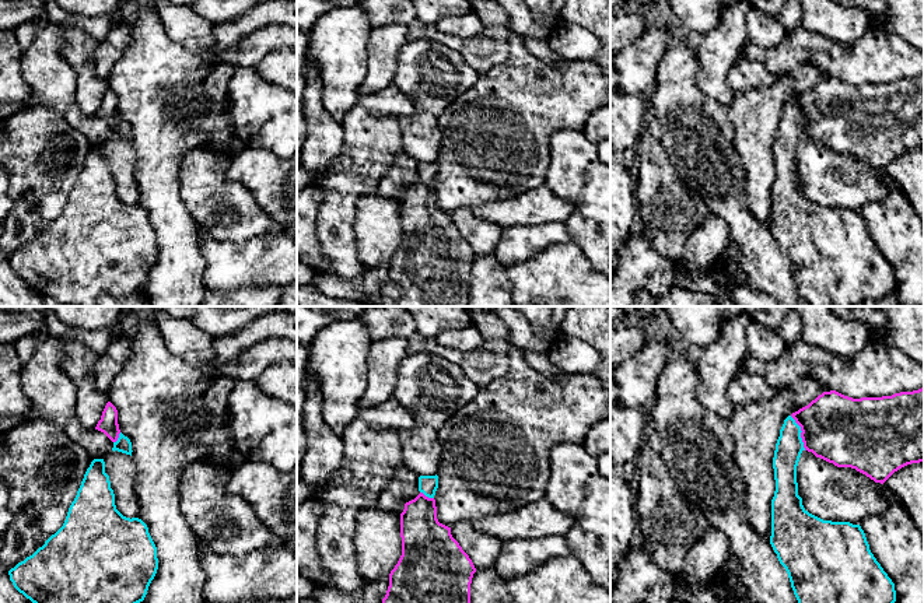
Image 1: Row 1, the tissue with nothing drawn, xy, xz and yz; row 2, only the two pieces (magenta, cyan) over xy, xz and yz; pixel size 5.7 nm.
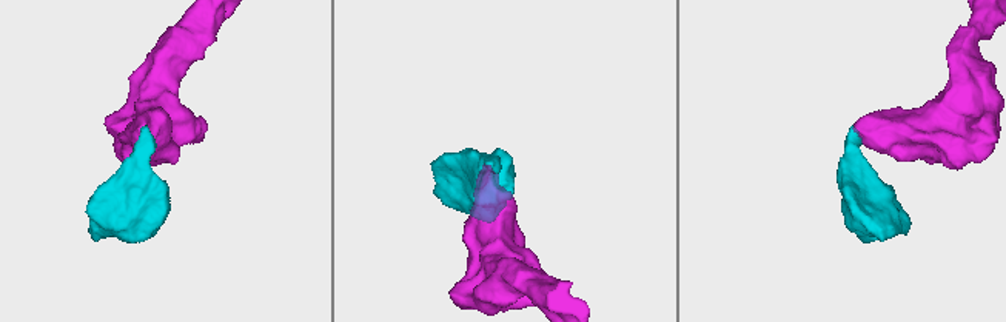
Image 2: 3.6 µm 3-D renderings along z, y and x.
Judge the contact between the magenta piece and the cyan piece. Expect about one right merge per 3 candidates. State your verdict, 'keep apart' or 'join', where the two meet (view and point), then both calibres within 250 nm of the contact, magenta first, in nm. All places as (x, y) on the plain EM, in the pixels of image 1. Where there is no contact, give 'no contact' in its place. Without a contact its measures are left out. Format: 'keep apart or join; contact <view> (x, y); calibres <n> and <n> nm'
join; contact yz (801, 119); calibres 400 and 160 nm

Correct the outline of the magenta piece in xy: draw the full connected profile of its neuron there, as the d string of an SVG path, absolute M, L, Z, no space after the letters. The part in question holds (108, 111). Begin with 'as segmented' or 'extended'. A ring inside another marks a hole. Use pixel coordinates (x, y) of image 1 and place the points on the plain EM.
extended; M111 88L106 90L95 116L104 119L113 129L113 139L118 137L132 143L132 129L120 119L118 97Z

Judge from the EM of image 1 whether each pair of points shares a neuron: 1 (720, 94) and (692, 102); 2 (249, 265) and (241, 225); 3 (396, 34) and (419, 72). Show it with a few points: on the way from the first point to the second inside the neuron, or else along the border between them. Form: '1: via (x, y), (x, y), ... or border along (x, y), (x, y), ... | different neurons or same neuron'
1: border along (697, 66), (695, 84), (706, 95), (728, 107) | different neurons
2: border along (277, 234), (241, 242), (213, 239) | different neurons
3: border along (409, 41), (399, 53), (392, 77) | different neurons

